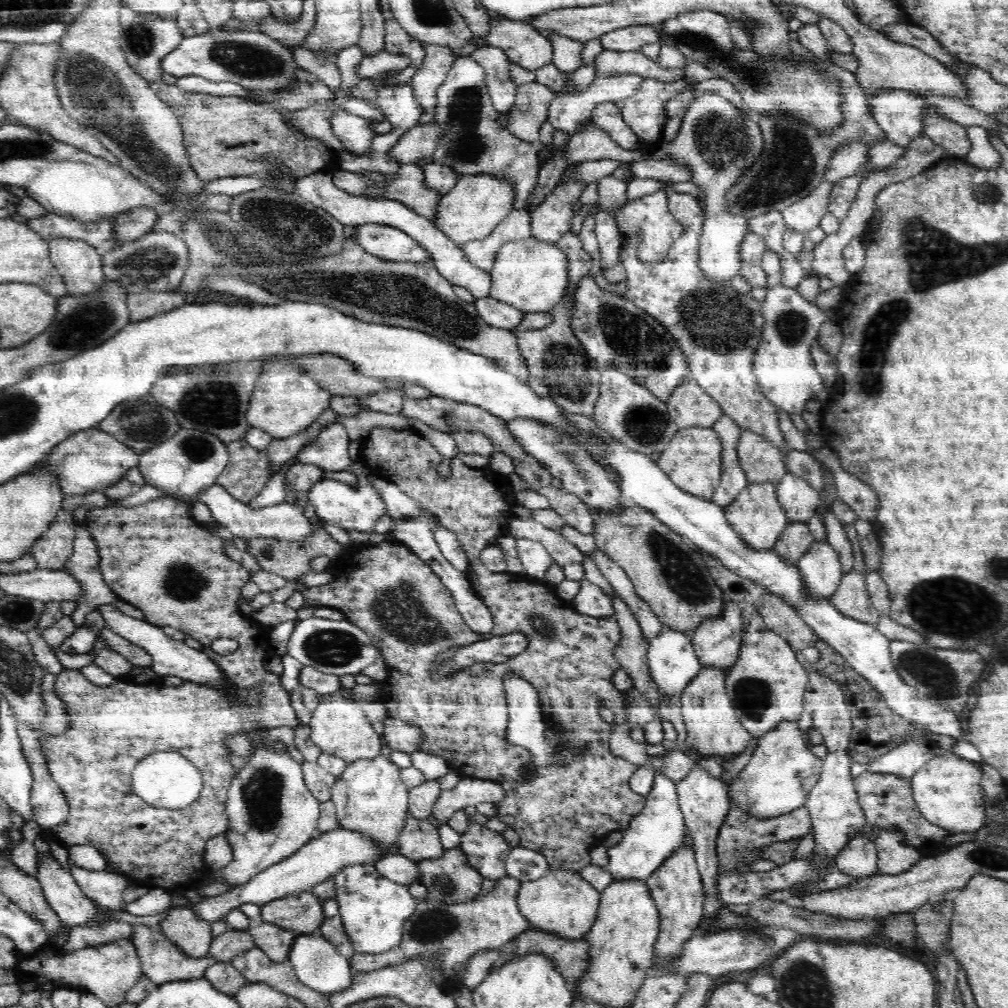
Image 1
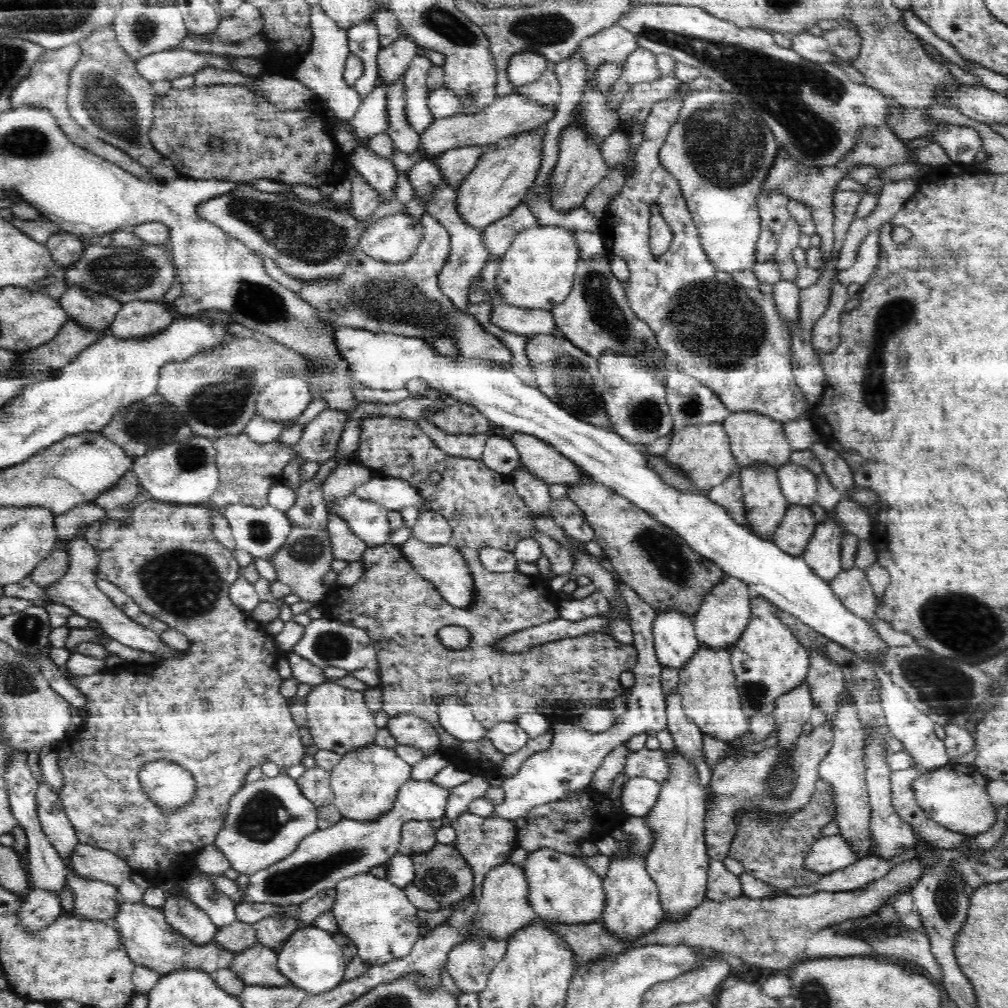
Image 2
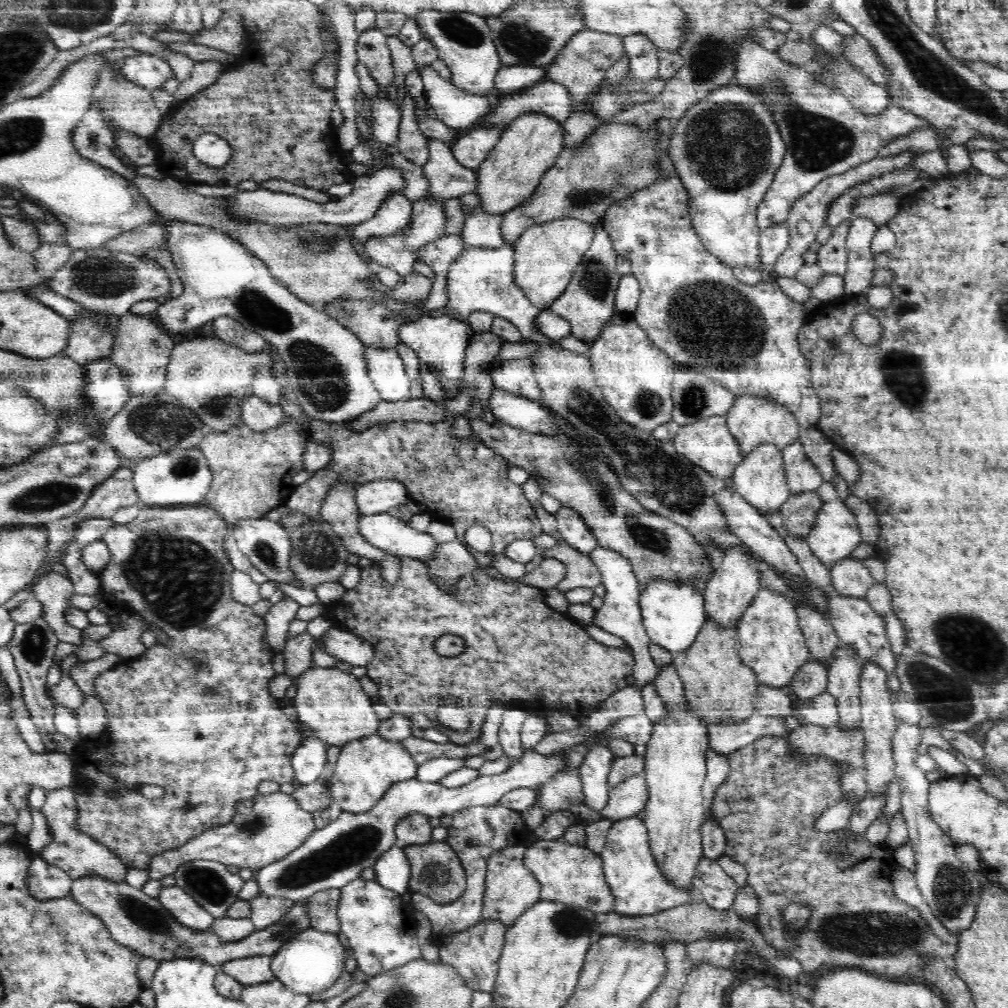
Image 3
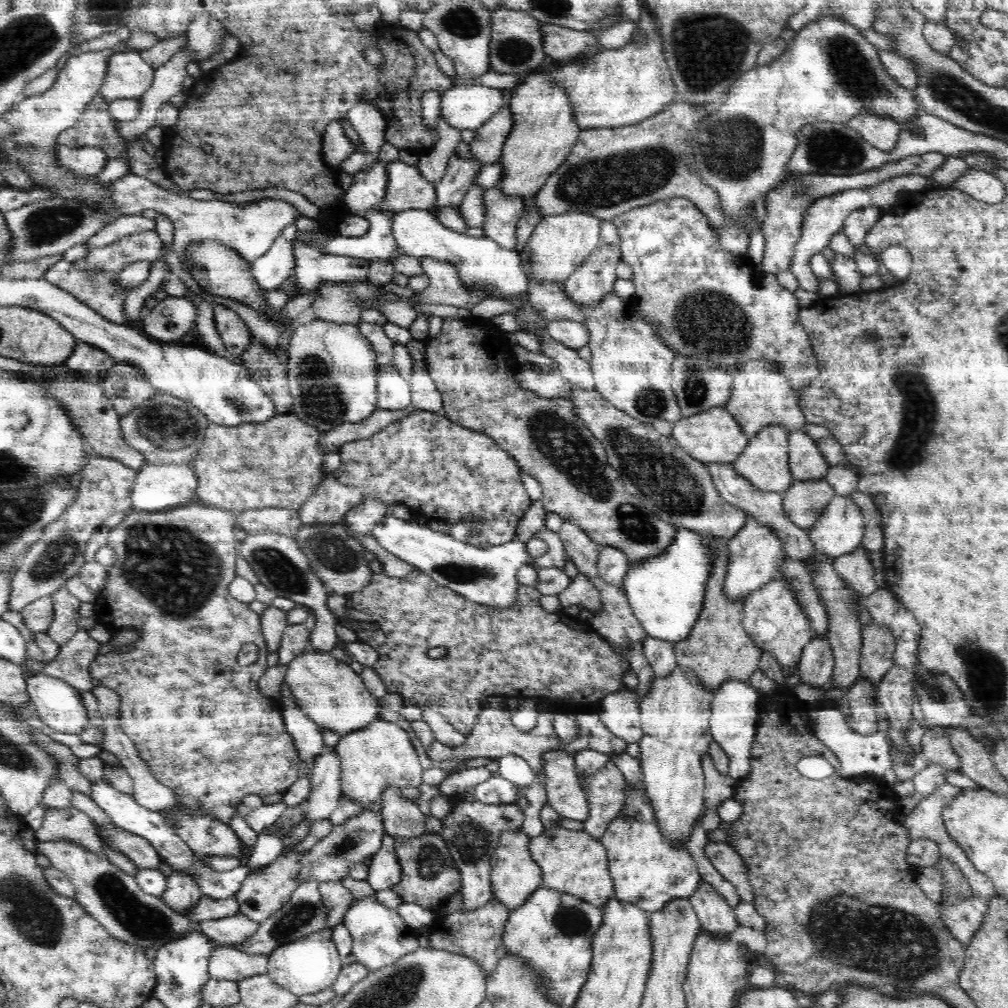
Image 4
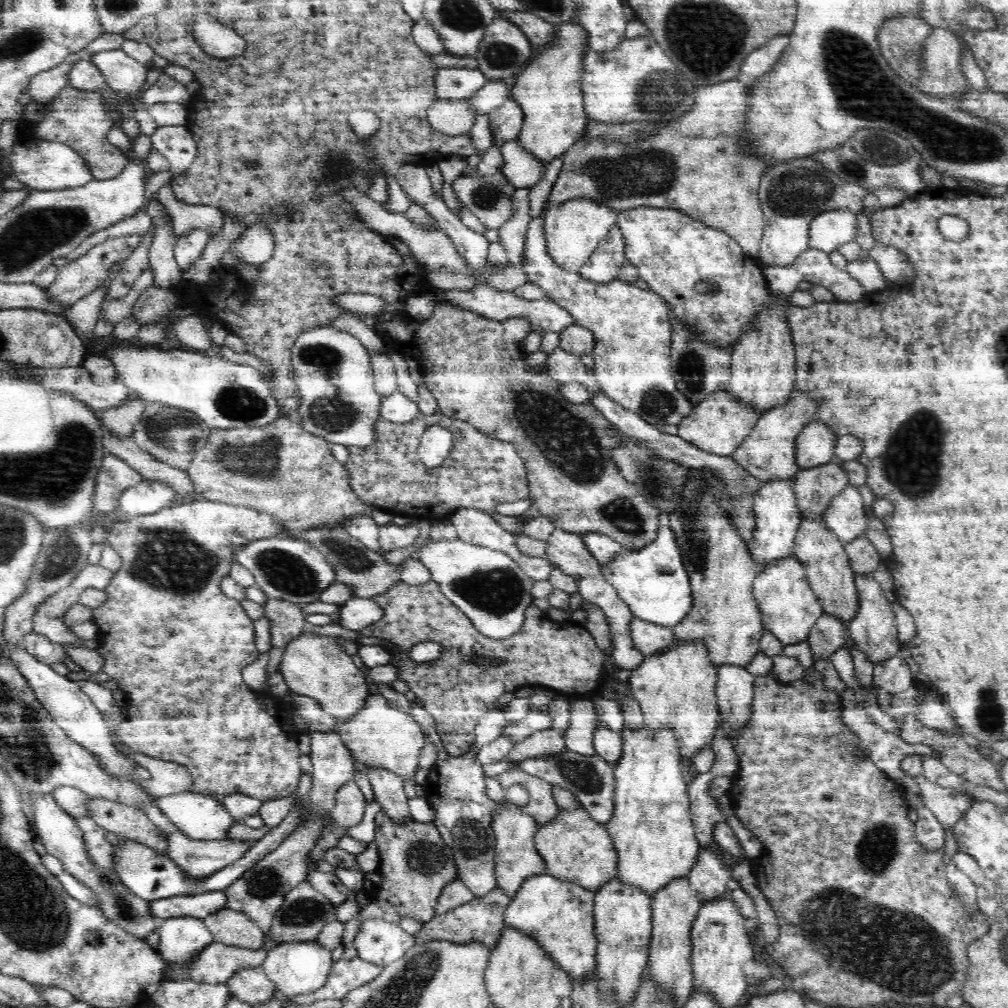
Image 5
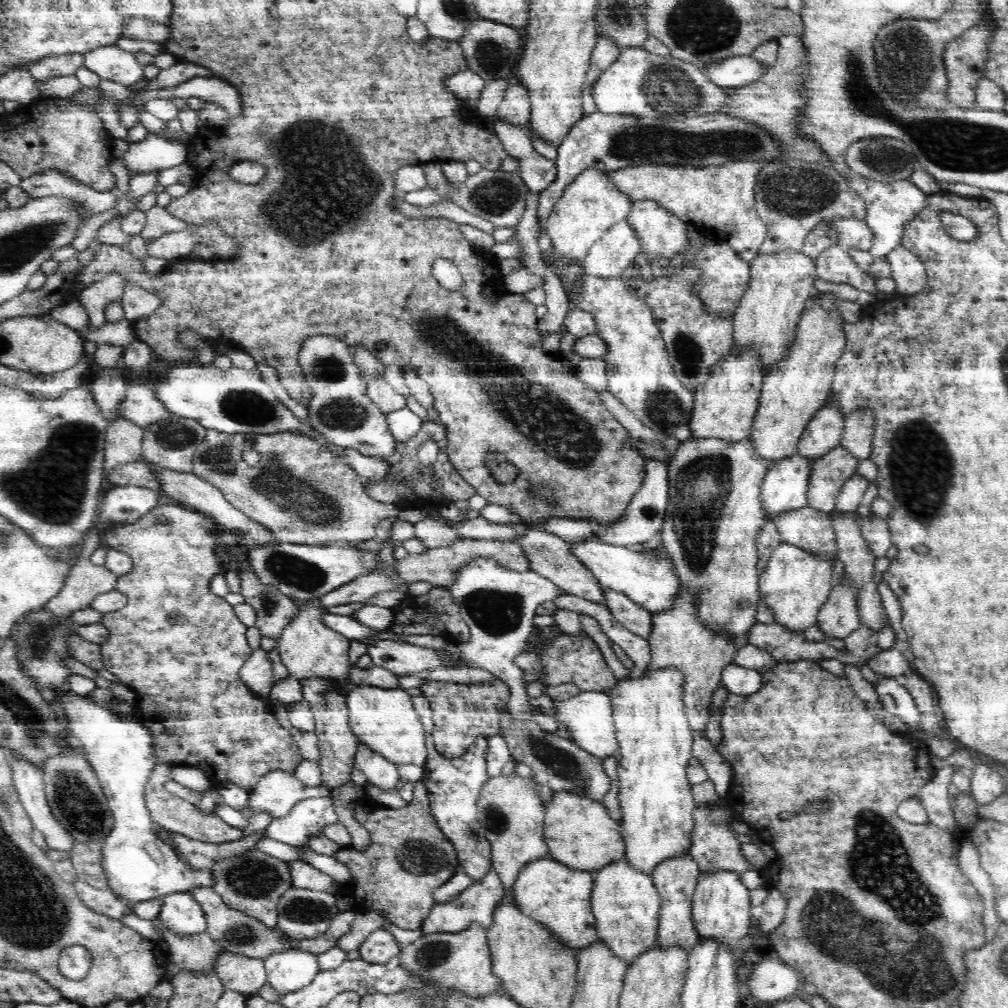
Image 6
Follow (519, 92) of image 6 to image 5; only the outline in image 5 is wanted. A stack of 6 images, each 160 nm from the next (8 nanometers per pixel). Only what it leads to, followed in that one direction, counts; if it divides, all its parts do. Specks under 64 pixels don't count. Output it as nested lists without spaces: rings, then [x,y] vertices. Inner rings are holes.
[[[511,96],[488,115],[495,139],[494,147],[502,148],[506,142],[518,139],[524,125],[524,111]]]

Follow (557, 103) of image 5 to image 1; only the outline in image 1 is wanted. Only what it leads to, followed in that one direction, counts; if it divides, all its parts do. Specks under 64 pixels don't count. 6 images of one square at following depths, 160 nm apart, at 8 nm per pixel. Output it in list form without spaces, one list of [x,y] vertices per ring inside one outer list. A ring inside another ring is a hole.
[[[488,174],[460,177],[454,185],[454,189],[450,190],[450,193],[444,195],[441,199],[436,218],[432,220],[432,223],[434,223],[442,233],[450,237],[456,245],[464,246],[465,242],[480,240],[488,236],[497,224],[500,224],[506,216],[510,216],[510,213],[514,210],[514,200],[515,186],[512,185],[510,181],[495,178]]]

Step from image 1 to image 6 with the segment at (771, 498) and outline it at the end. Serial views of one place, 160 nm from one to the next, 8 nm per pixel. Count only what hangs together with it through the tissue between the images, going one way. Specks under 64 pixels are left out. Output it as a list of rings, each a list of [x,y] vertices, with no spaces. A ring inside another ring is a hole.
[[[826,292],[813,295],[807,301],[802,311],[801,319],[797,324],[797,332],[786,356],[776,364],[769,366],[769,371],[763,377],[761,386],[761,397],[756,418],[750,432],[750,439],[754,443],[754,449],[758,457],[766,458],[770,464],[781,461],[781,458],[790,457],[797,453],[798,443],[802,433],[805,432],[807,424],[817,410],[822,409],[831,394],[830,388],[834,380],[836,364],[844,352],[846,344],[846,333],[844,333],[844,318],[838,309],[838,297]]]

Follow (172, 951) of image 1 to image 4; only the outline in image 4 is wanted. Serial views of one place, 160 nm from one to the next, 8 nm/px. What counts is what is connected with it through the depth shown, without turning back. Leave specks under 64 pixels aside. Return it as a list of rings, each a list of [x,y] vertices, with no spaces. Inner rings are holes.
[[[70,840],[38,841],[37,853],[47,856],[51,866],[61,870],[71,880],[75,889],[74,899],[82,905],[82,908],[86,909],[86,912],[90,913],[105,929],[108,929],[110,934],[128,944],[142,947],[145,950],[151,946],[160,948],[184,933],[199,928],[198,922],[192,922],[187,919],[186,915],[170,908],[161,897],[143,892],[138,887],[134,875],[110,863],[102,853],[94,853]],[[310,879],[309,881],[310,882],[301,882],[296,890],[294,890],[290,900],[280,910],[277,910],[264,922],[259,923],[258,930],[254,936],[250,936],[248,940],[238,945],[232,945],[232,947],[236,947],[236,949],[248,954],[269,955],[278,947],[300,940],[309,934],[318,932],[318,930],[325,929],[328,913],[326,913],[326,907],[324,907],[324,903],[322,903],[319,883],[315,882],[314,879]]]

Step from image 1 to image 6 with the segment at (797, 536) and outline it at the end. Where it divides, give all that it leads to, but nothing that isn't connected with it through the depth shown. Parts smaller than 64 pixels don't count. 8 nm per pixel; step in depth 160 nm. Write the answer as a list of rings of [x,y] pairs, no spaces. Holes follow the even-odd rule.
[[[842,445],[813,461],[807,506],[825,513],[834,511],[842,485],[856,474],[859,460]]]

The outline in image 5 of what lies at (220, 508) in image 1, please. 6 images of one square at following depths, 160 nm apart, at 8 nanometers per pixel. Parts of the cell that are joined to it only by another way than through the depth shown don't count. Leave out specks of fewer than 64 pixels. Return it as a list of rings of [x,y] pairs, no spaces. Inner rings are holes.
[[[282,537],[252,539],[250,543],[235,549],[234,560],[245,566],[255,578],[256,585],[268,597],[294,604],[318,602],[320,594],[336,583],[336,573],[326,557],[314,549],[304,538]]]

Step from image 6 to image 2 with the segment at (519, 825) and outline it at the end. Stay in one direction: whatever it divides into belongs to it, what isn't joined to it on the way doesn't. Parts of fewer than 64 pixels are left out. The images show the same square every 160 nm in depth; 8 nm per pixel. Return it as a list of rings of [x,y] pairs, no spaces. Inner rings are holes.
[[[502,863],[489,870],[484,879],[482,894],[478,900],[478,910],[472,920],[472,930],[468,939],[486,938],[506,939],[518,929],[537,919],[534,907],[528,901],[529,885],[520,865]]]

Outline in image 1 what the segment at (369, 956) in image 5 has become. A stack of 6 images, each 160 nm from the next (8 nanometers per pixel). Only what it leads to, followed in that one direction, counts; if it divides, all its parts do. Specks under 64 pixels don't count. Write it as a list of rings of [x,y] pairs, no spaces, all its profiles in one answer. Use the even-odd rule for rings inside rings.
[[[350,864],[335,877],[339,915],[355,951],[366,954],[388,952],[402,940],[404,922],[414,914],[416,899],[406,885],[382,876],[374,864]]]

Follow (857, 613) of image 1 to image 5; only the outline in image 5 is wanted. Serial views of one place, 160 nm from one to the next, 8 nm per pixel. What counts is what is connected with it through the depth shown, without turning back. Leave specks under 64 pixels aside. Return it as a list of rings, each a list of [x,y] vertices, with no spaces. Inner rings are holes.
[[[865,535],[855,538],[844,547],[855,575],[870,575],[881,562],[882,558],[876,547]]]

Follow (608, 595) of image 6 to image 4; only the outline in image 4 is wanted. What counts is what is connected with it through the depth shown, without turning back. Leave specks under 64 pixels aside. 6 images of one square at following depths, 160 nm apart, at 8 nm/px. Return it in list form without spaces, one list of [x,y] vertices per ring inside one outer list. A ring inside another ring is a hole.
[[[648,635],[648,638],[644,638],[641,643],[644,658],[652,666],[656,677],[662,678],[662,676],[674,674],[678,663],[672,642],[661,640],[660,638],[656,639]]]

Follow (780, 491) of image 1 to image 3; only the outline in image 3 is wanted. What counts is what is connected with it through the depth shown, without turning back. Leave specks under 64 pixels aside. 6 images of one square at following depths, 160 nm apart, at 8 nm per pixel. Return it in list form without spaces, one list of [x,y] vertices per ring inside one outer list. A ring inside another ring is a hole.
[[[800,441],[791,442],[781,450],[784,463],[784,475],[791,493],[805,493],[816,491],[822,486],[824,477],[818,471],[812,459]]]

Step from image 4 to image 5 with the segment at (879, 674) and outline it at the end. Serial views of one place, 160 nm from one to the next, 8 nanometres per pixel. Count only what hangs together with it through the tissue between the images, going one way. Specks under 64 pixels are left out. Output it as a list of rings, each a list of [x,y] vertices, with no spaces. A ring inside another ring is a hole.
[[[872,574],[855,575],[855,585],[860,608],[858,608],[858,614],[850,622],[852,640],[874,664],[885,661],[891,656],[897,656],[896,653],[899,652],[901,643],[898,639],[895,615],[891,604],[884,597],[882,588]]]

